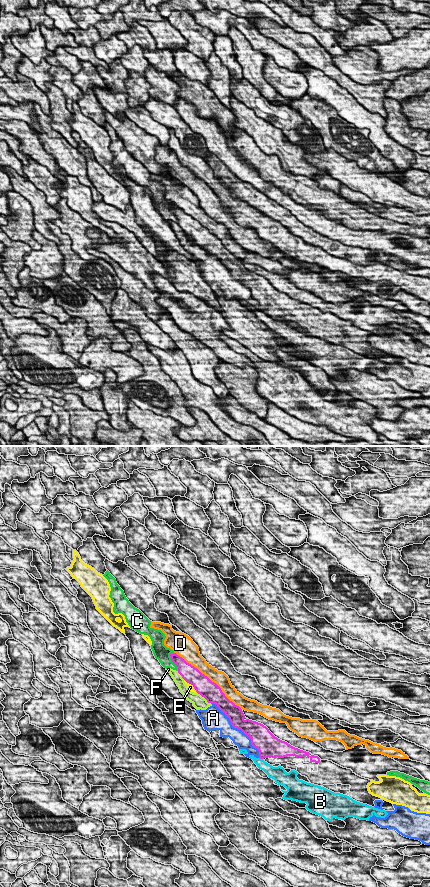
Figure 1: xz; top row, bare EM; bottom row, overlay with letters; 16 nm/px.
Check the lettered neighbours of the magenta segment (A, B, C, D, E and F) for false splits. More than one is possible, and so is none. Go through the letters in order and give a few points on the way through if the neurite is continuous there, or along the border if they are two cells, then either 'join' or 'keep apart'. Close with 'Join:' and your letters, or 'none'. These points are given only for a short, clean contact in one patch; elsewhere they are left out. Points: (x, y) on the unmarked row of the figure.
A: keep apart
B: keep apart
C: keep apart
D: keep apart
E: keep apart
F: keep apart
Join: none

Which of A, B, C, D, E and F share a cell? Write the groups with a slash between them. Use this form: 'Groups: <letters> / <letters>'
Groups: A F / B / C / D / E

